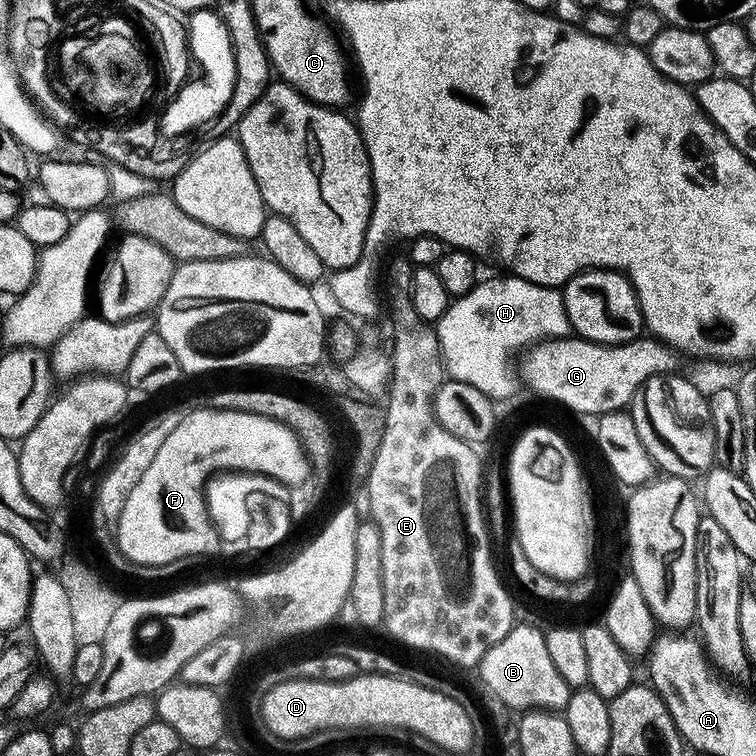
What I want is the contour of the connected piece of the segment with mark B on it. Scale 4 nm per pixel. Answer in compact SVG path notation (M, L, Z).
M517 623L480 659L478 673L487 691L501 698L508 710L562 710L568 705L570 689L558 674L546 650L544 632L532 624Z

